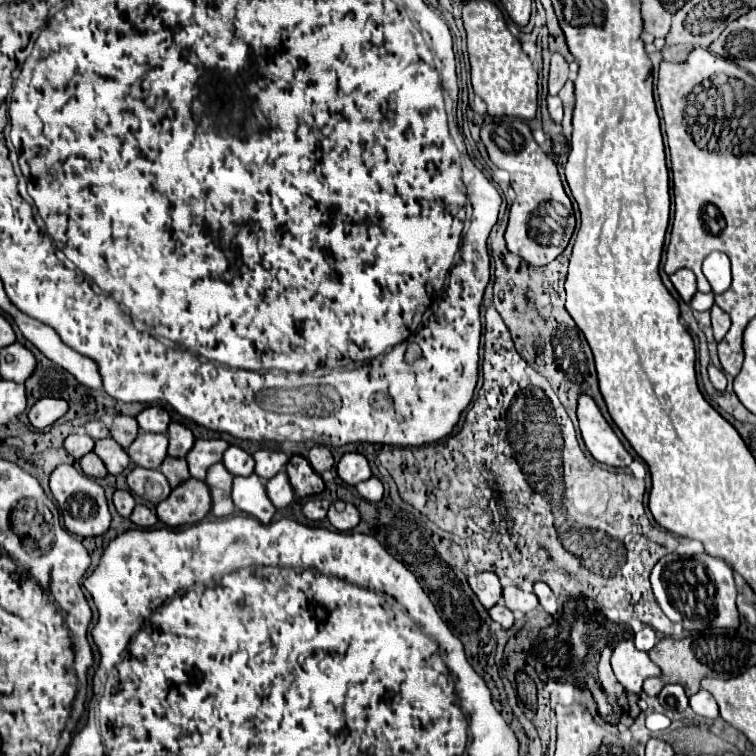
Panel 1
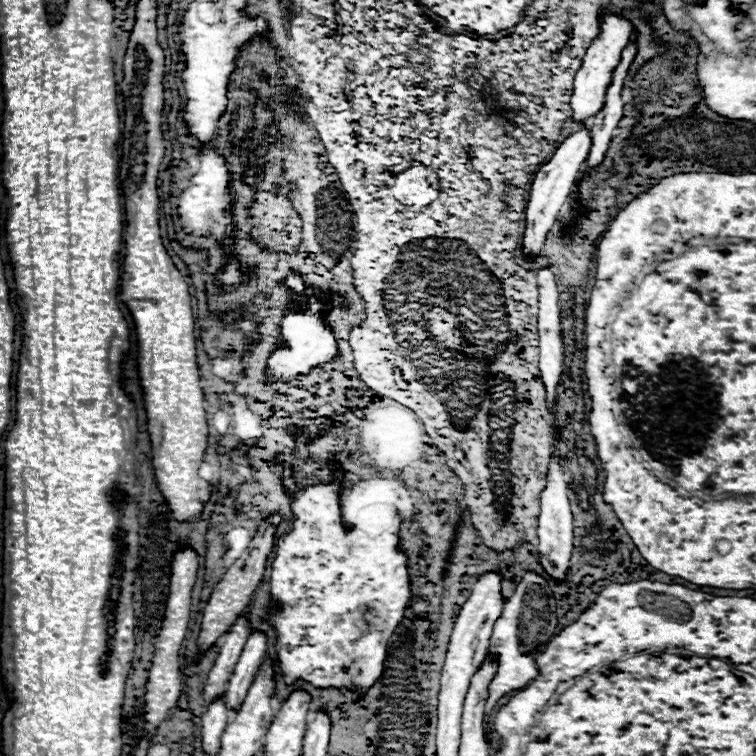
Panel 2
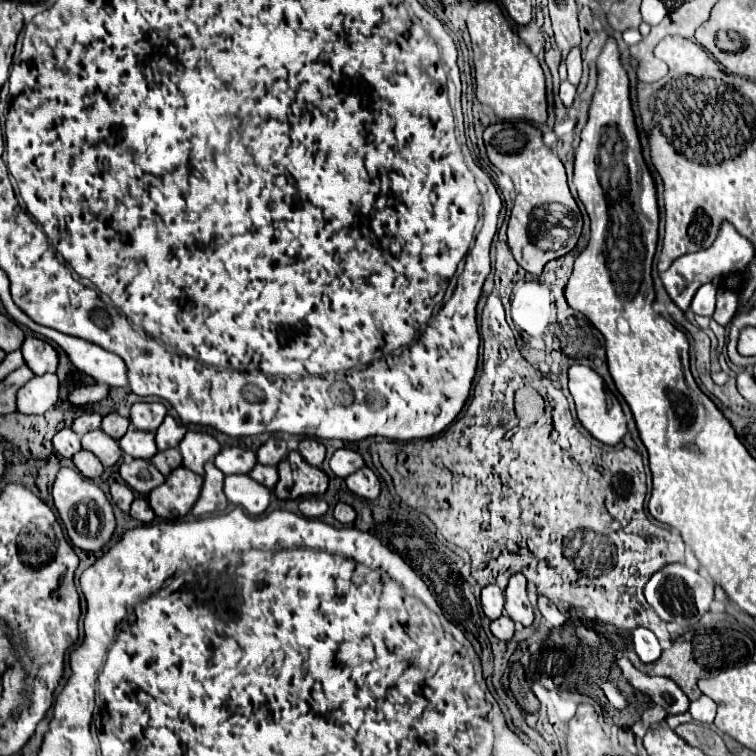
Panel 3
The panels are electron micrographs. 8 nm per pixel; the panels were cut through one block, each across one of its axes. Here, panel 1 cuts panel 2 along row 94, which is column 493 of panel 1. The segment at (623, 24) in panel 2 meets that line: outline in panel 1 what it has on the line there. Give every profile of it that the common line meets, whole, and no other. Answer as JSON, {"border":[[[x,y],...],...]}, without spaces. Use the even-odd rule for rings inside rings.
{"border":[[[478,572],[470,576],[468,582],[484,608],[492,608],[502,600],[502,586],[494,572]]]}

